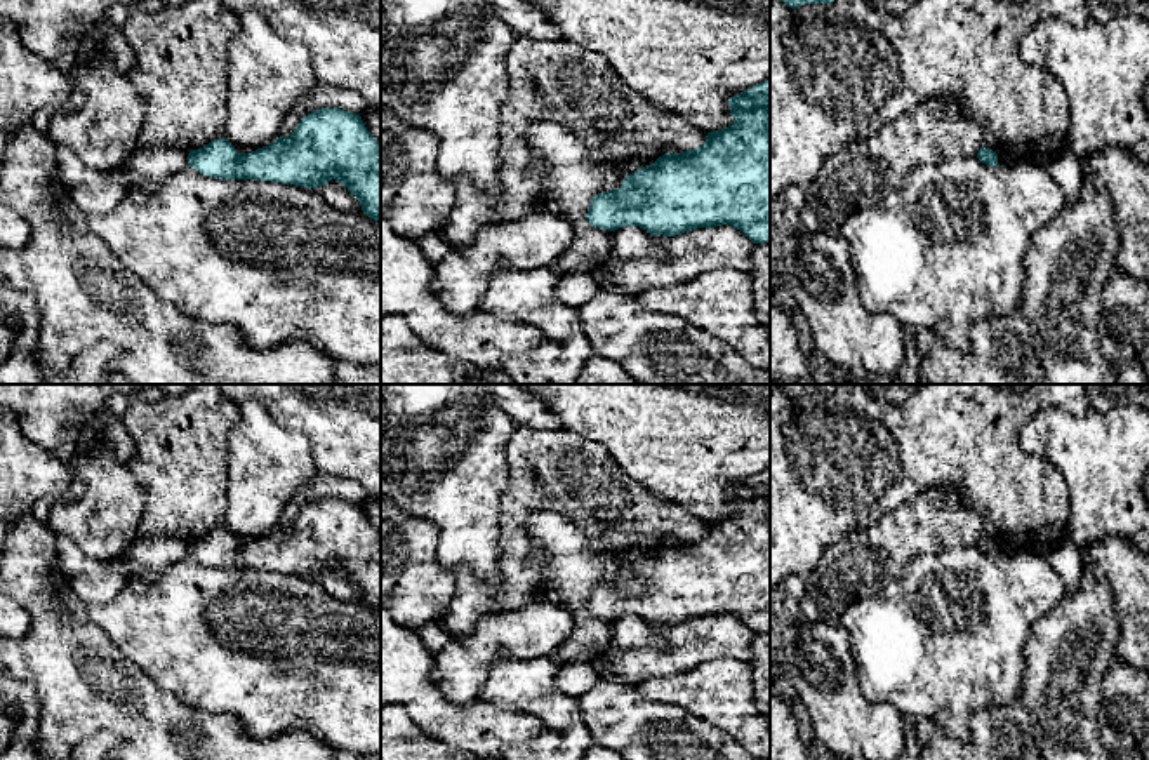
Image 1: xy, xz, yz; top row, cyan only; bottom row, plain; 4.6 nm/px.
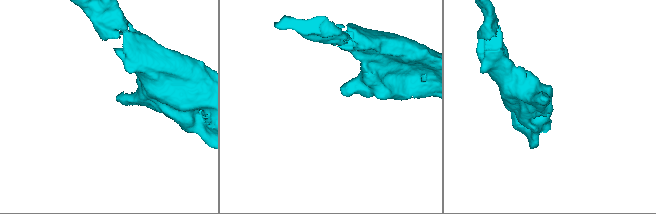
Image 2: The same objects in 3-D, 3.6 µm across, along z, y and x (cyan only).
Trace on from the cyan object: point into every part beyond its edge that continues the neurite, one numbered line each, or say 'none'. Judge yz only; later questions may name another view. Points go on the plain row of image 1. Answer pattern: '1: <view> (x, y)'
none

